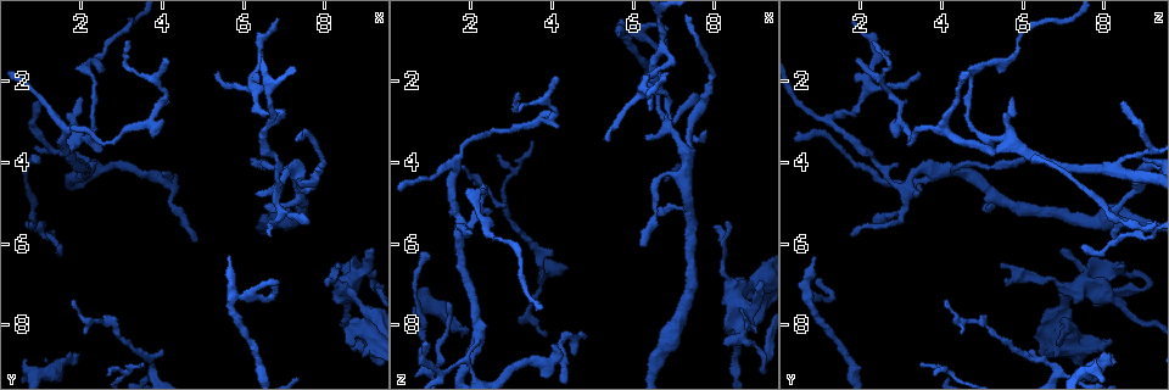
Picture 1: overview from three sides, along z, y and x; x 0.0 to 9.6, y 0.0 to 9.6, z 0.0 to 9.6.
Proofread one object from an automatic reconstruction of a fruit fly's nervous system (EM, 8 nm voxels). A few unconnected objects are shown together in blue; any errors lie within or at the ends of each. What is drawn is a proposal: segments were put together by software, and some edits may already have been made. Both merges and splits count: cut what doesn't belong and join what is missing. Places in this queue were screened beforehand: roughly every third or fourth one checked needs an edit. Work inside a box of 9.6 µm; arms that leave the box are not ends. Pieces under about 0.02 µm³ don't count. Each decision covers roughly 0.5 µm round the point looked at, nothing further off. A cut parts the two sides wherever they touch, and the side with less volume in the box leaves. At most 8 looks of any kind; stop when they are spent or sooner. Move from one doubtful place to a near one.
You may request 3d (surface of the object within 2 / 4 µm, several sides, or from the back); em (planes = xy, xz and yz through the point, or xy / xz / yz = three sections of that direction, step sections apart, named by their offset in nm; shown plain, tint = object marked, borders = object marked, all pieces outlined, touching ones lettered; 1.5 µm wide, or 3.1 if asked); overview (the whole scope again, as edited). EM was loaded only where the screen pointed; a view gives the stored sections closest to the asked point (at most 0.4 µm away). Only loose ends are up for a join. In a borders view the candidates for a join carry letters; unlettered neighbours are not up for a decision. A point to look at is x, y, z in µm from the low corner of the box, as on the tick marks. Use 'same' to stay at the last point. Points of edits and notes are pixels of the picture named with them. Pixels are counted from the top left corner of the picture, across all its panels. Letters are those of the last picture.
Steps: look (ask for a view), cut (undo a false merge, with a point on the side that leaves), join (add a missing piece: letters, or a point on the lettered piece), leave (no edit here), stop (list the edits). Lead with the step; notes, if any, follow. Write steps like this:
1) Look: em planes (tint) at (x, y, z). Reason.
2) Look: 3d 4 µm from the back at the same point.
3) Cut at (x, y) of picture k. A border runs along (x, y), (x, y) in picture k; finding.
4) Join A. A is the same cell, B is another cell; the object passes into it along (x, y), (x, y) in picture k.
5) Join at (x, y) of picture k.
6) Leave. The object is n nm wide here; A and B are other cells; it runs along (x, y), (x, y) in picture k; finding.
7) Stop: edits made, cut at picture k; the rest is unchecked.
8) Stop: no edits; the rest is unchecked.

Look: em planes (borders) at (8.90, 8.75, 6.75). Branch stops here.

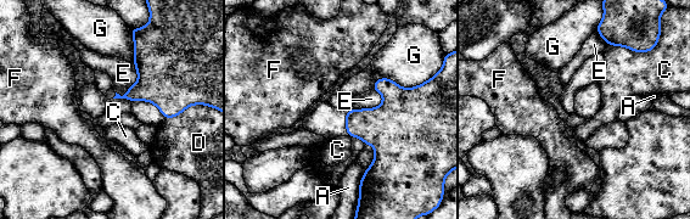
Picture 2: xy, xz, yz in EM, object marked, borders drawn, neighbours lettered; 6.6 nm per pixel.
Leave. A, C, D, E, F and G are other cells; a border runs along (607, 44), (626, 46), (635, 52) in picture 2; none of them fits.

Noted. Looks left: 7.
Look: 3d 4 µm at (8.15, 7.05, 5.60). Free end.

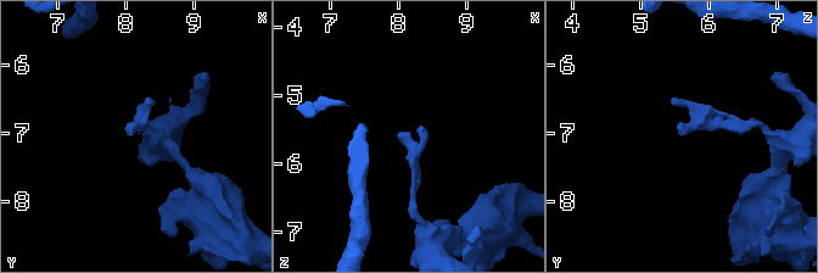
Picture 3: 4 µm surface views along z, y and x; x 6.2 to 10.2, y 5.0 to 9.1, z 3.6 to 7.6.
Look: em xy step 4 (tint) at (8.10, 7.05, 5.60).

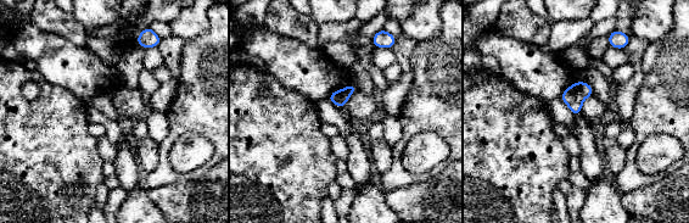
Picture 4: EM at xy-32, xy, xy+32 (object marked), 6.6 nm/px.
Look: em xz step 4 (borders) at the same point.

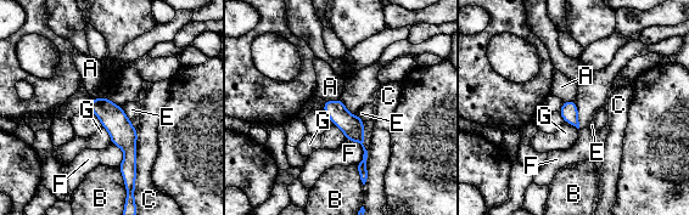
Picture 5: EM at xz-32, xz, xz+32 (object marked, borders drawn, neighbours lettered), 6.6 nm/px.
Leave. A, B, C, E, F and G are other cells; no lettered piece goes on from it.

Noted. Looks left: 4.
Look: 3d 2 µm at (1.95, 8.75, 8.10). Thin end.

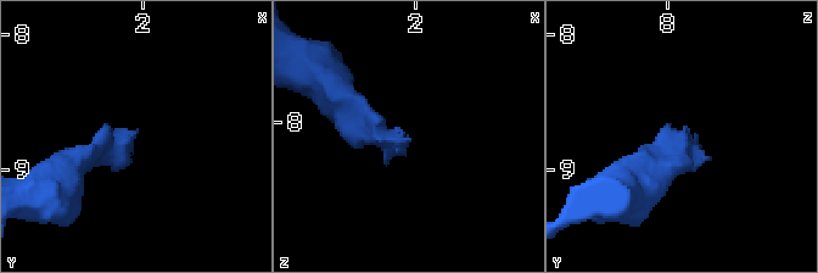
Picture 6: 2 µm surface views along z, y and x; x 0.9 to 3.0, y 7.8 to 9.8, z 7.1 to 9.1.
Look: em planes (borders) at (1.94, 8.70, 8.16).

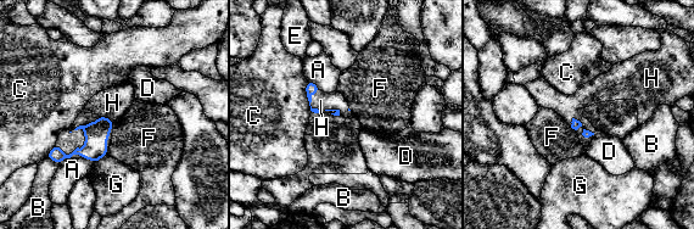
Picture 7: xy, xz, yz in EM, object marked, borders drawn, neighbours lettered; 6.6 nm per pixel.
Join H. H is the same cell, A, B, C, D, E, F and G are other cells; the object passes into it along (311, 88), (311, 101), (320, 100) in picture 7; the cell continues.

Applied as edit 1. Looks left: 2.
Stop: edits made, join at picture 7; the rest is unchecked.

